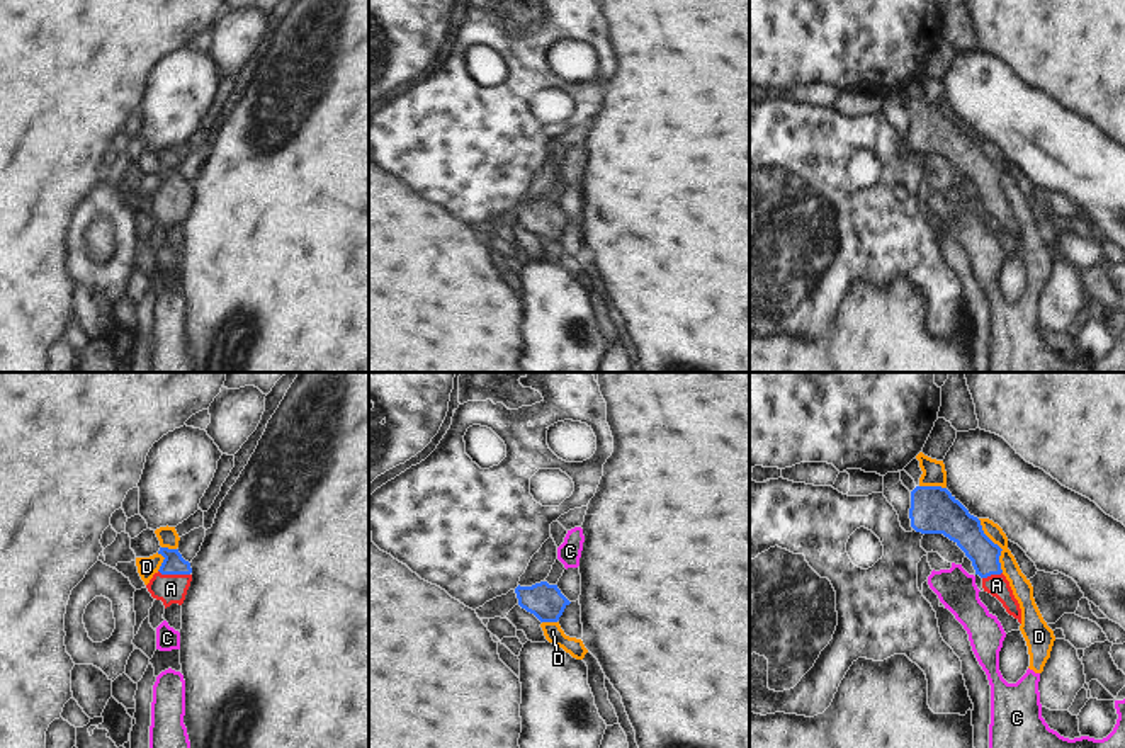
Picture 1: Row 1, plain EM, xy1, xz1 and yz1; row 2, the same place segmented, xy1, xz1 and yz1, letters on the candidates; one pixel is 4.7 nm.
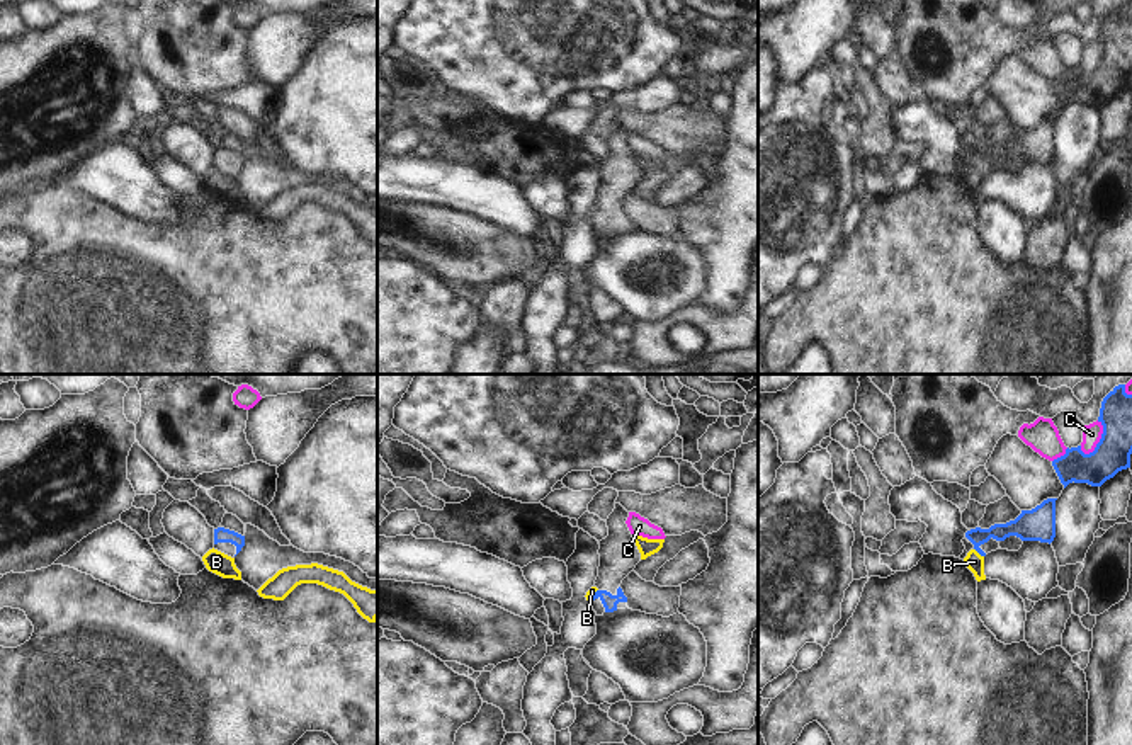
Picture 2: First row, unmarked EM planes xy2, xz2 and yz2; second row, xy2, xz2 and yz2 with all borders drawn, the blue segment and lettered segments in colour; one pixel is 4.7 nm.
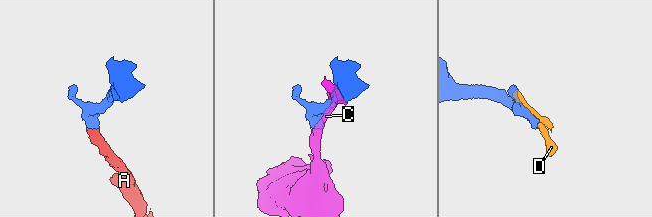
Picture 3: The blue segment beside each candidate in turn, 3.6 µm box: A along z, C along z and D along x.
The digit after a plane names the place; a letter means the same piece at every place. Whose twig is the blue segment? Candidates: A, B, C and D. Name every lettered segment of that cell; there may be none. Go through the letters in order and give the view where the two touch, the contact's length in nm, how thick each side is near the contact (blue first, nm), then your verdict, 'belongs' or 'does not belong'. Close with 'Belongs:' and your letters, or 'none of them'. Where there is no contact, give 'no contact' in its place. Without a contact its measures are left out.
A: meets blue in xy1; contact 150 nm long; 100 nm thick on the blue side, 140 nm on the other; belongs
B: meets blue in yz2; contact 60 nm long; 120 nm thick on the blue side, 90 nm on the other; does not belong
C: meets blue in yz2; contact 180 nm long; 170 nm thick on the blue side, 90 nm on the other; does not belong
D: meets blue in yz1; contact 280 nm long; 160 nm thick on the blue side, 100 nm on the other; does not belong
Belongs: A

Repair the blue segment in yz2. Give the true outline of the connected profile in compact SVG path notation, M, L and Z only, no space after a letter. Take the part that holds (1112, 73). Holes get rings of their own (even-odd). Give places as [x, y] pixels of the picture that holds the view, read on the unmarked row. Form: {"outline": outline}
{"outline": "M1125 3L1115 5L1103 17L1098 41L1103 53L1093 71L1084 73L1081 65L1067 66L1064 75L1052 80L1064 107L1073 100L1101 105L1118 90L1130 87L1132 14L1125 12Z"}

